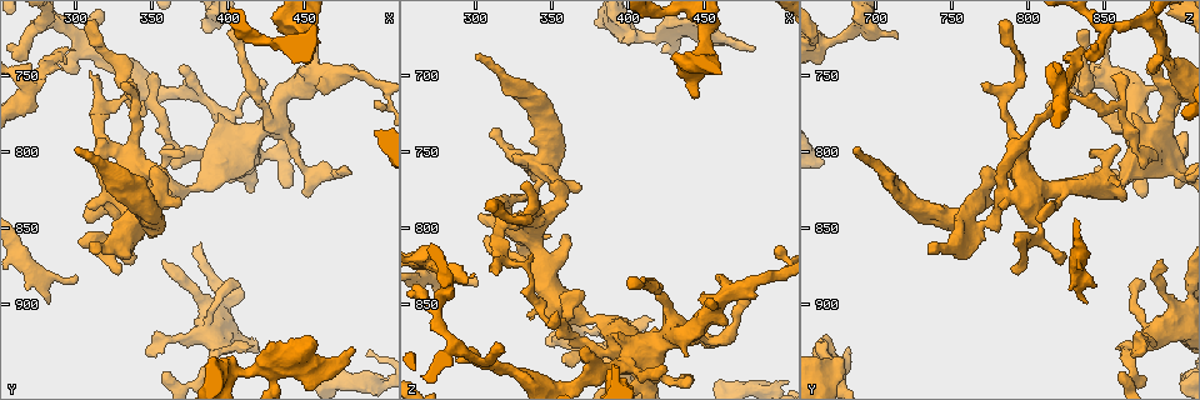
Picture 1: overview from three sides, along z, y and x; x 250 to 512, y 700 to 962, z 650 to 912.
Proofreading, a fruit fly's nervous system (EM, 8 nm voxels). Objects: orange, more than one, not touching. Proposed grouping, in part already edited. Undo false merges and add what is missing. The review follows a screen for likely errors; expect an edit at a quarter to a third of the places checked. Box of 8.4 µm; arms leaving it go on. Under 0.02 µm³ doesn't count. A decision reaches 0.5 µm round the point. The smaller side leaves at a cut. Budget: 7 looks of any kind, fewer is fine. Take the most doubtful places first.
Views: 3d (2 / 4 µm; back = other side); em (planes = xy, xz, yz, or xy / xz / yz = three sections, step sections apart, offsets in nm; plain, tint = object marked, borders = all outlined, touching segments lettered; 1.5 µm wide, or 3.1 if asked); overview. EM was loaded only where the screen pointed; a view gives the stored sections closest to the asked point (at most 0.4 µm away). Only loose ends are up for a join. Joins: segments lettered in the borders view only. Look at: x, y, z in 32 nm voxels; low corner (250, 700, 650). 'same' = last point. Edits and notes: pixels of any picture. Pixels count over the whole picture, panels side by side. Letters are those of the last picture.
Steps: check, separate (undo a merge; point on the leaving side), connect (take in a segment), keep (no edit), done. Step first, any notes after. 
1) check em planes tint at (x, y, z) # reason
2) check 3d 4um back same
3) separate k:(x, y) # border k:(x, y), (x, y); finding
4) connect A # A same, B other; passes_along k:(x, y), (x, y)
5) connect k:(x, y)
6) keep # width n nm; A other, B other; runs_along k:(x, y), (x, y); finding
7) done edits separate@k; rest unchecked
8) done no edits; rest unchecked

check em planes borders at (484, 930, 684) # free end

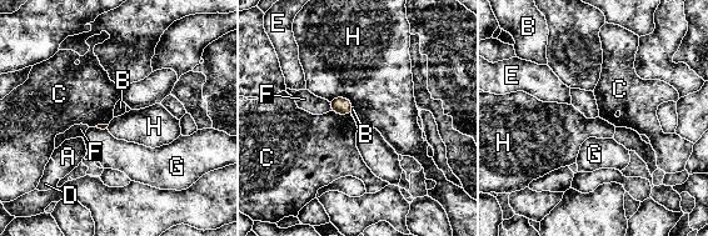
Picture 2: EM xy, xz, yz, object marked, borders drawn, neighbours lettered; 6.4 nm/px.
keep # A other, B other, C other, D other, E other, F other, G other, H other; border 2:(328, 100), (347, 98), (354, 108); no lettered segment goes on from it

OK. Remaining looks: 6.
check em planes borders at (446, 722, 714) # an open end

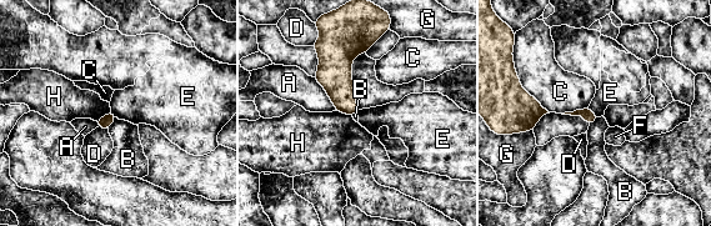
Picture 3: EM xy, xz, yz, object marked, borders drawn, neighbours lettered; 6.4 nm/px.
keep # A other, B other, C other, D other, E other, F other, G other, H other; border 3:(589, 106), (599, 116); none of them fits

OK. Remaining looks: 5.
check 3d 2um at (416, 926, 862)

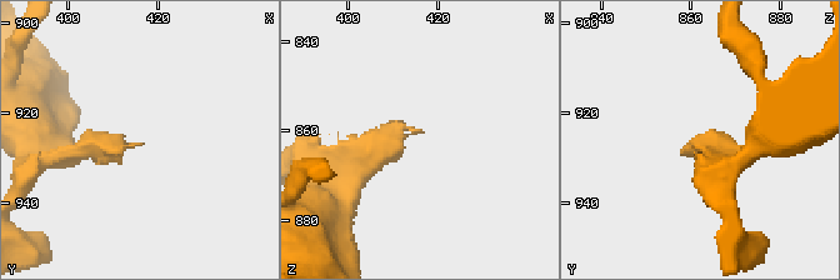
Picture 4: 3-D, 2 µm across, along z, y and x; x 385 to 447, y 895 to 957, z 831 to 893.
check em planes borders at (416, 927, 860) # now the EM

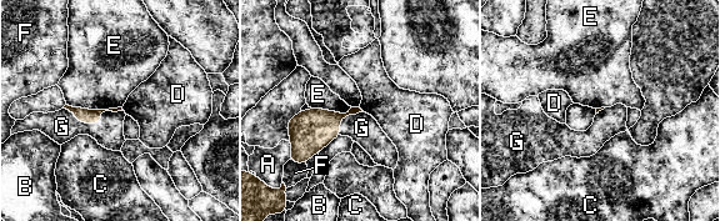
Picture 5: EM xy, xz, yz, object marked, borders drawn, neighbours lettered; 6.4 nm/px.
connect G # A other, B other, C other, D other, E other, F other, G same; the neuron continues

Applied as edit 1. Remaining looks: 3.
done edits connect@5; rest unchecked

